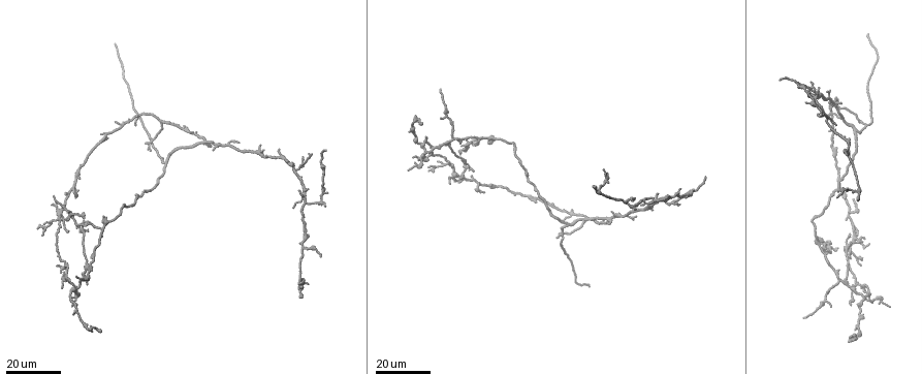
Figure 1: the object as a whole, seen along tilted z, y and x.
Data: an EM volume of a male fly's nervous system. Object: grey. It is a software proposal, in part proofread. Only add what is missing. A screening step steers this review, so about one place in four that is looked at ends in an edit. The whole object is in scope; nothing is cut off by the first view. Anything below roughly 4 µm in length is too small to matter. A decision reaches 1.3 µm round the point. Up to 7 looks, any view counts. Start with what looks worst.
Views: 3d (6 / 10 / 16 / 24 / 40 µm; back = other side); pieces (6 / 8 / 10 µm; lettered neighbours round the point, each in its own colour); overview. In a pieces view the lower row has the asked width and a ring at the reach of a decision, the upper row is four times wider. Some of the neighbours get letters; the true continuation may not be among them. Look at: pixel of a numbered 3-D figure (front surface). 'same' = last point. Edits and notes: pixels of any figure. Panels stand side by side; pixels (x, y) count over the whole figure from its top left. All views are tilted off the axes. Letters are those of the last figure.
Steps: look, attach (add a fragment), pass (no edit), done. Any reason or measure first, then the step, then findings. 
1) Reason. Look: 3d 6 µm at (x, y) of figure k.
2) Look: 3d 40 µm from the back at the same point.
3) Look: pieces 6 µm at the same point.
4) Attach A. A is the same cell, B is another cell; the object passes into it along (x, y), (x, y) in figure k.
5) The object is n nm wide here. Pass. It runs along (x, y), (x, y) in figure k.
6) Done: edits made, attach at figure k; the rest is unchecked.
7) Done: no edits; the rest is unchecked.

Look: 3d 16 µm at (868, 33) of figure 1.

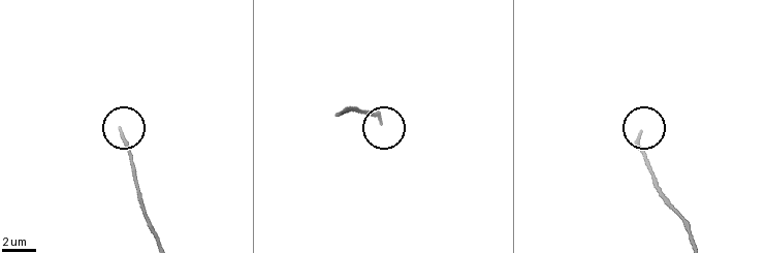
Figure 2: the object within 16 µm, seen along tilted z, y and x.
See the neighbours. Look: pieces 6 µm at (379, 123) of figure 2.

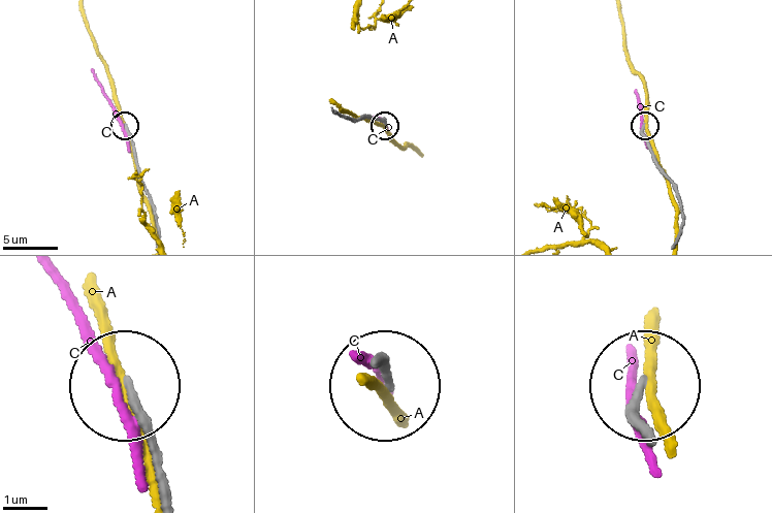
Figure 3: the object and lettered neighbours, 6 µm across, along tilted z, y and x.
The object is 140 nm wide here. Pass. A and C are other cells; it runs along (652, 428), (645, 386) in figure 3; none of them fits.

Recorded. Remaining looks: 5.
Branch stops here. Look: 3d 24 µm at (147, 141) of figure 1.

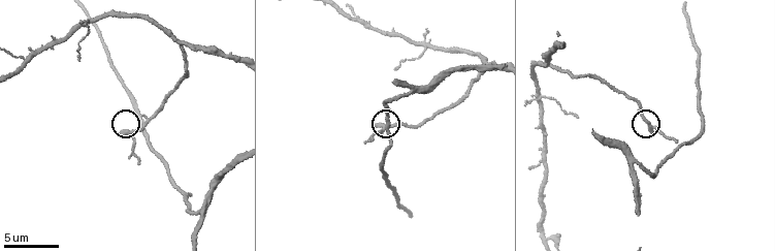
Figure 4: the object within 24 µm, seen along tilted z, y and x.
See the neighbours. Look: pieces 6 µm at (122, 132) of figure 4.

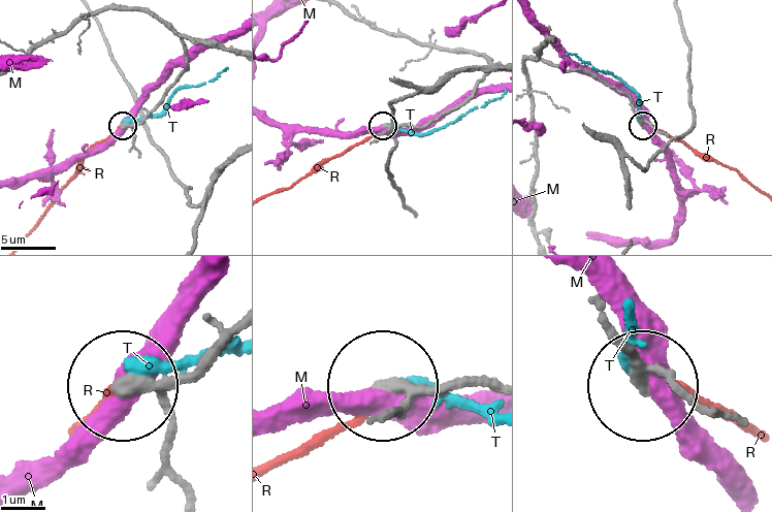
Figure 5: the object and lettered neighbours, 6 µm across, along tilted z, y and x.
Attach R. R is the same cell, M and T are other cells; the object passes into it along (494, 389), (378, 392), (275, 462) in figure 5; the neuron continues.

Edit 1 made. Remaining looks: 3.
Look: overview.

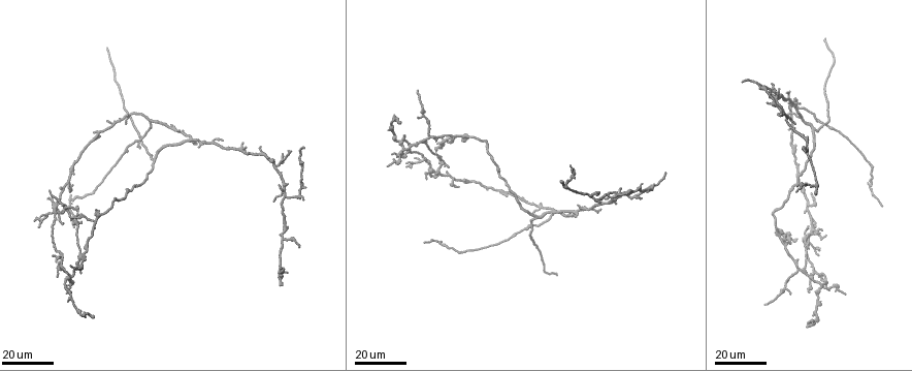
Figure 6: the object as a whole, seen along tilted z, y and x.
Tapers out. Look: 3d 24 µm at (35, 221) of figure 6.

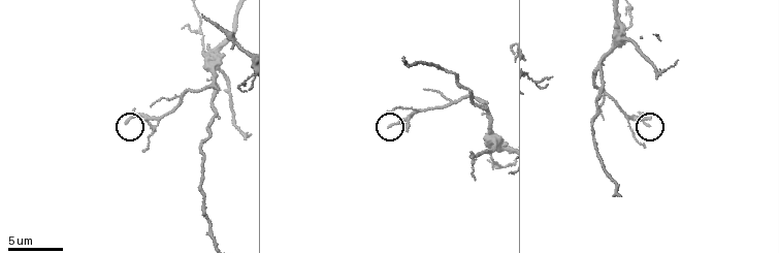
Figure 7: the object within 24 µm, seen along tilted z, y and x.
See the neighbours. Look: pieces 6 µm at (389, 126) of figure 7.

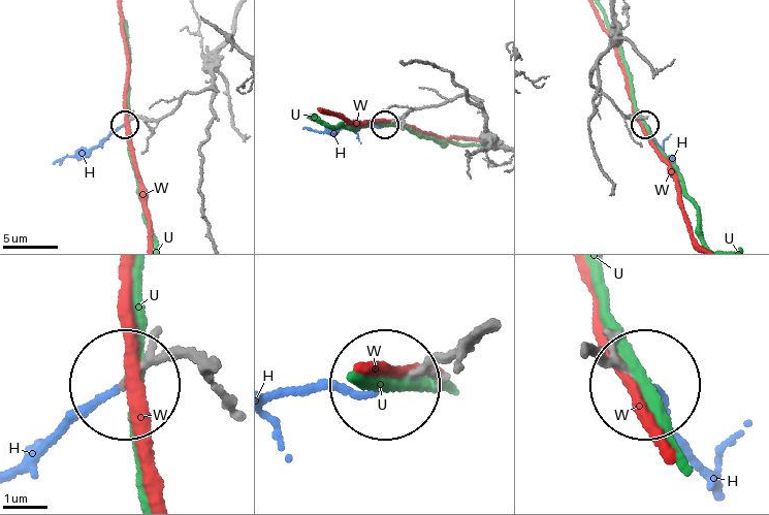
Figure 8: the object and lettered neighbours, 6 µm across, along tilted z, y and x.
The object is 160 nm wide here. Attach H. H is the same cell, U and W are other cells; the object passes into it along (191, 360), (136, 369), (17, 465) in figure 8; the neuron continues.

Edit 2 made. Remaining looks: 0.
Done: edits made, attach at figure 5, attach at figure 8; the rest is unchecked.

